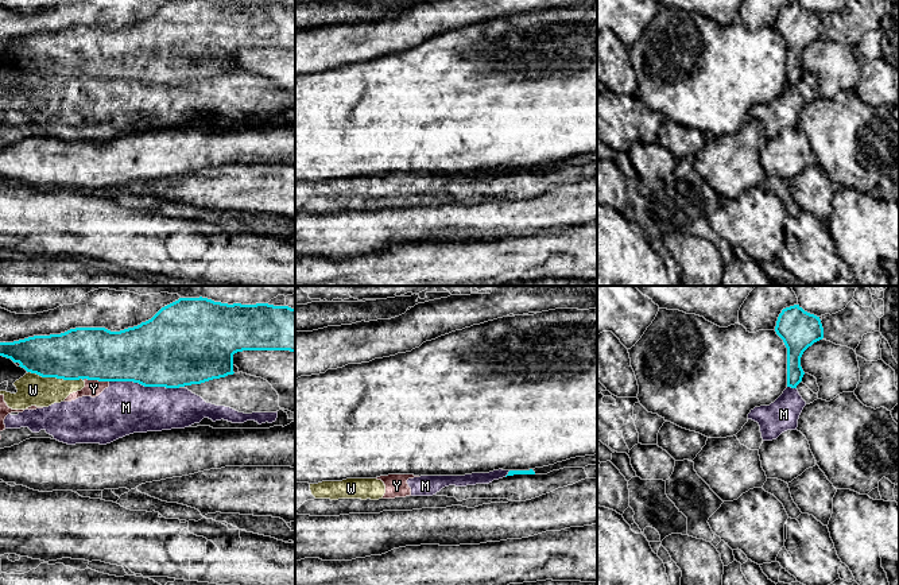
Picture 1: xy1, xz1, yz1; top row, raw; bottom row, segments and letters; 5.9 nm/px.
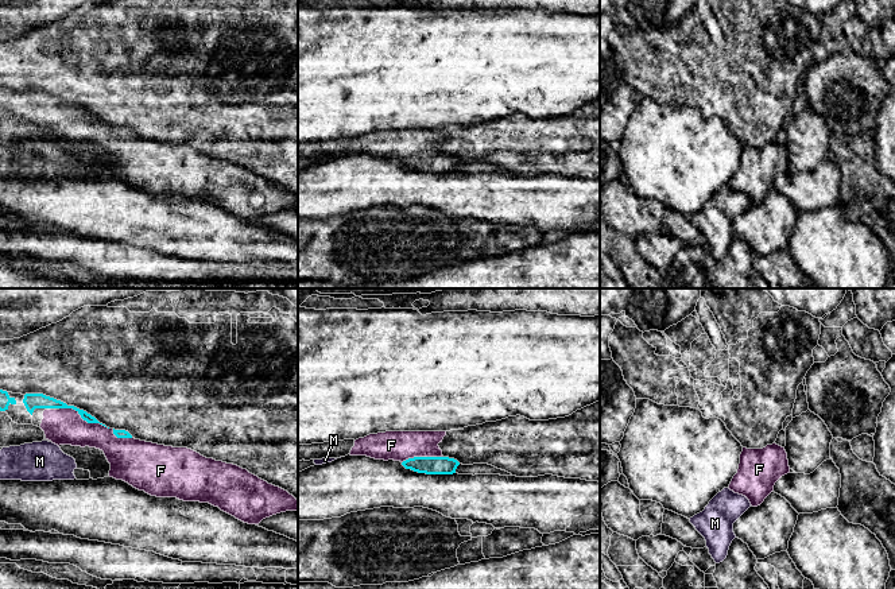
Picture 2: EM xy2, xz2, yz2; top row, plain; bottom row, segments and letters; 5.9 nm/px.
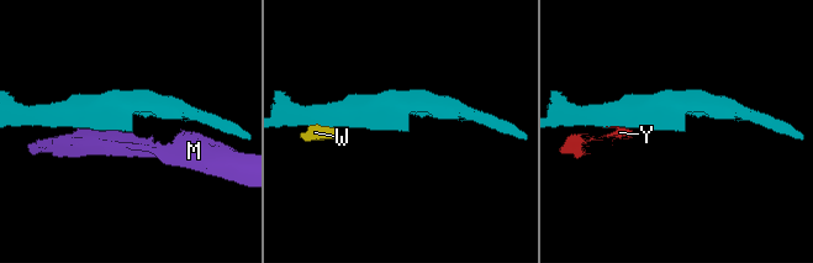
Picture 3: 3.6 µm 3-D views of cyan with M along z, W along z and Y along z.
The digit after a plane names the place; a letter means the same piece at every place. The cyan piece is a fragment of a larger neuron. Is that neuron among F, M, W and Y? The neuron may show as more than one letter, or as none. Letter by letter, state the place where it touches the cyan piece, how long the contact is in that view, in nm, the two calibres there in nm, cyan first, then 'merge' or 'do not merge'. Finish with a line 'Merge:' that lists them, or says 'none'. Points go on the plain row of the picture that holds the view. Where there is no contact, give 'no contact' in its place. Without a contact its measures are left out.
F: contact xy2 (84, 117); length 320 nm; calibres 80 and 220 nm; merge
M: contact xy1 (144, 84); length 420 nm; calibres 440 and 320 nm; do not merge
W: contact xy1 (55, 74); length 340 nm; calibres 300 and 190 nm; do not merge
Y: contact xy1 (96, 77); length 160 nm; calibres 320 and 100 nm; do not merge
Merge: F

